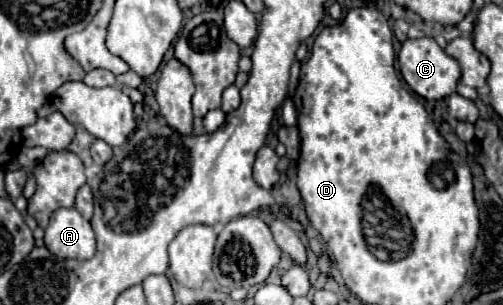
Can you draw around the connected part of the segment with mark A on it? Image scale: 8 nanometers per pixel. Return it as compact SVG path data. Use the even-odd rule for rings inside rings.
M59 208L45 228L45 246L59 258L85 260L95 254L95 234L75 208Z

